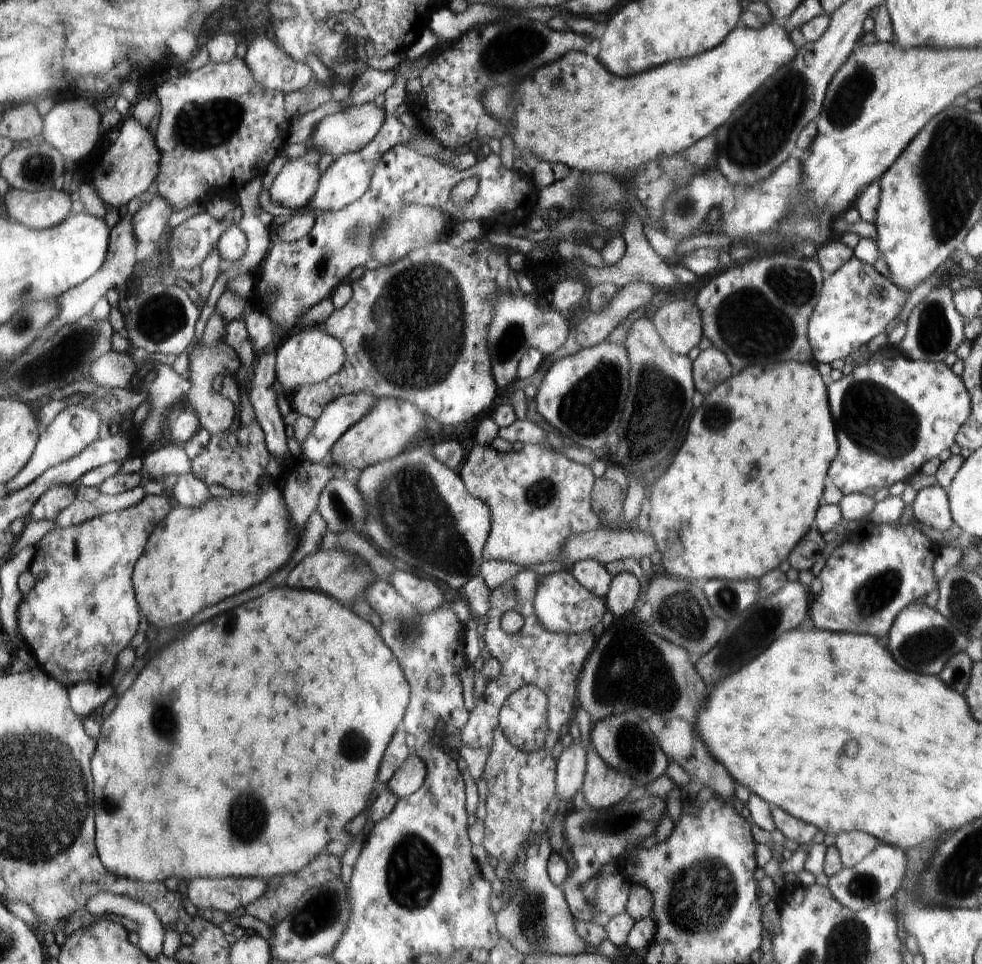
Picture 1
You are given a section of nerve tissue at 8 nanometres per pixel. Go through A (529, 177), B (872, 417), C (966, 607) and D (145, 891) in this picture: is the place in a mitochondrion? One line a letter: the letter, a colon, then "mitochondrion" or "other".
A: other
B: mitochondrion
C: mitochondrion
D: other

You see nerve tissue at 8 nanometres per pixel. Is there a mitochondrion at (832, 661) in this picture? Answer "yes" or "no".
no

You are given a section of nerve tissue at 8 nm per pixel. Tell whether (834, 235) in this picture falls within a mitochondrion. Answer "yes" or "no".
no

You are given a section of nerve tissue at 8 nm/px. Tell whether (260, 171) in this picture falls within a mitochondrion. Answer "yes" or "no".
no

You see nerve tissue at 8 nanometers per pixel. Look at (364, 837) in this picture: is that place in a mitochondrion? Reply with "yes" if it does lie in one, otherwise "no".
no

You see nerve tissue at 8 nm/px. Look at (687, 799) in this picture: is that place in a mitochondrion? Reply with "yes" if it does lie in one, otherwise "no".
no

